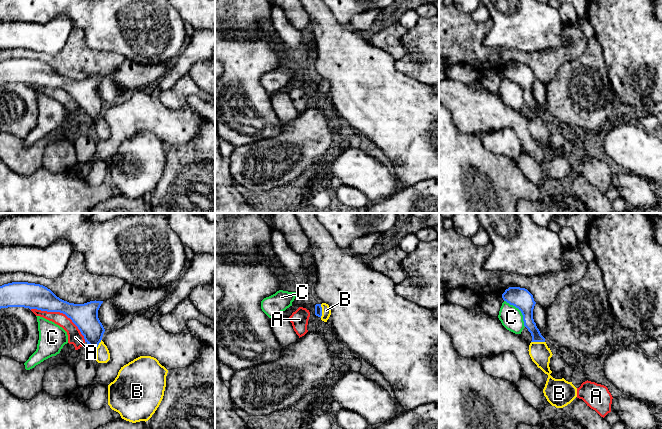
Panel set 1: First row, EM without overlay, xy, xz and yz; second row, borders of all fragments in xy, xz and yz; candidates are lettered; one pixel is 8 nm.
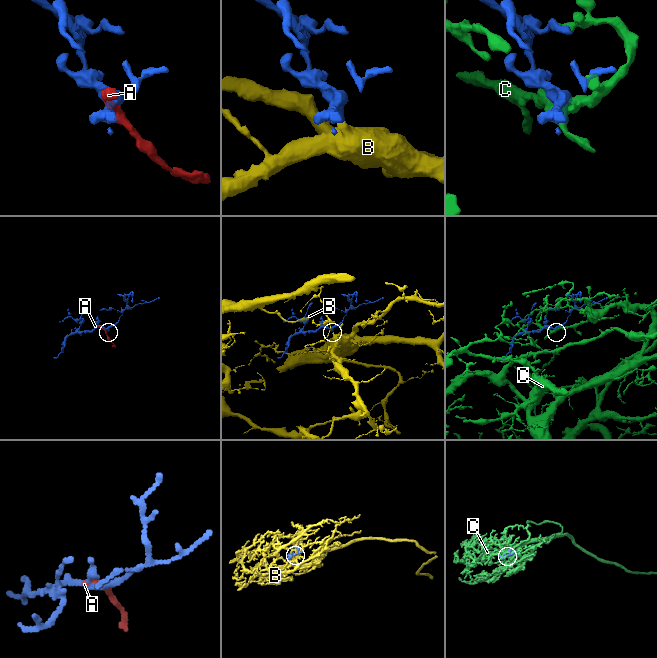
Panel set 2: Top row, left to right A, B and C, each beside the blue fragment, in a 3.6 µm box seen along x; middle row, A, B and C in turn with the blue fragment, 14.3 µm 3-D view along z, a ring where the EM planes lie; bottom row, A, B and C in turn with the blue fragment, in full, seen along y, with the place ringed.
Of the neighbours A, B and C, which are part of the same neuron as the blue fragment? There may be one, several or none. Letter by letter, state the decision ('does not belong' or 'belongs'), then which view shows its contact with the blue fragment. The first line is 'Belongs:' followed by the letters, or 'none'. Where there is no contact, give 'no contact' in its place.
Belongs: B
A: does not belong; contact in xy
B: belongs; contact in xz
C: does not belong; contact in yz

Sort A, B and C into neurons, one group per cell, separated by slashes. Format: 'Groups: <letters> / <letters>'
Groups: A / B / C

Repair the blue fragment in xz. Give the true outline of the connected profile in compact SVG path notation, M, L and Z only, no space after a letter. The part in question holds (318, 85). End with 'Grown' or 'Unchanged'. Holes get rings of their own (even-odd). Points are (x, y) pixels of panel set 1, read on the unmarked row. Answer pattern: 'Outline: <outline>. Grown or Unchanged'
Outline: M326 79L316 80L315 91L320 93L322 97L327 98L331 91L331 84Z. Grown

